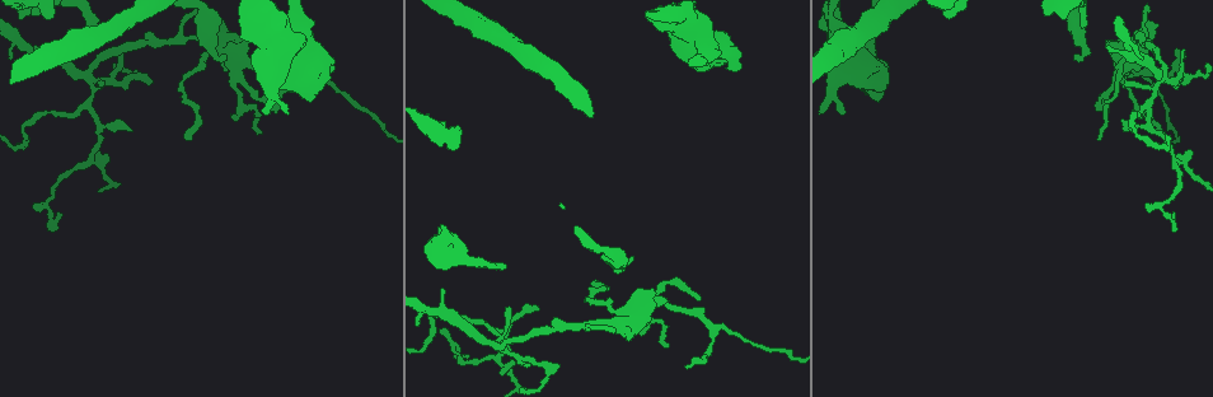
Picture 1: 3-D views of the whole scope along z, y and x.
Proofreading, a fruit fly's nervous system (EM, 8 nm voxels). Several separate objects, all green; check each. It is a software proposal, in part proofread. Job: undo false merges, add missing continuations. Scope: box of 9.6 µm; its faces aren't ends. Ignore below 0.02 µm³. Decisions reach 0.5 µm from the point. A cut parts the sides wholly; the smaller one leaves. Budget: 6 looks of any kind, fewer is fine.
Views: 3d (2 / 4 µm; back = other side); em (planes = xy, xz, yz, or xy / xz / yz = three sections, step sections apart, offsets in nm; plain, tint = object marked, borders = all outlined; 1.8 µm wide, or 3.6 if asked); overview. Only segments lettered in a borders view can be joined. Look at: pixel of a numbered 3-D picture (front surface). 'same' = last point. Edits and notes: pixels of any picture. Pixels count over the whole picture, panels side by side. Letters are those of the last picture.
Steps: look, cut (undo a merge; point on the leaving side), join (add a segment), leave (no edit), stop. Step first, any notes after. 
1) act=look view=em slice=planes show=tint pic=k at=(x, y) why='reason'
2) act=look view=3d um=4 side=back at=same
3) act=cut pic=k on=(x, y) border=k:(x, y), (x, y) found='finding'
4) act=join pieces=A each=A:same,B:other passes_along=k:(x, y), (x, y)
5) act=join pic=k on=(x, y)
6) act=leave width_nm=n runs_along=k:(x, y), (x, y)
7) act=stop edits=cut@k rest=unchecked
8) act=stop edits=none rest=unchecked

act=look view=3d um=2 pic=1 at=(456, 126) why='thick end'

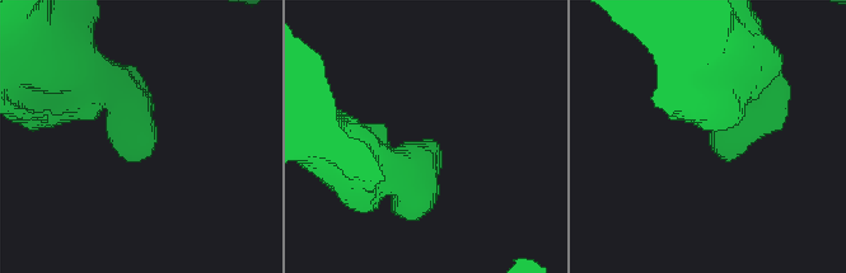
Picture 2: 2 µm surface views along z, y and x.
act=look view=em slice=planes show=borders pic=2 at=(436, 141)

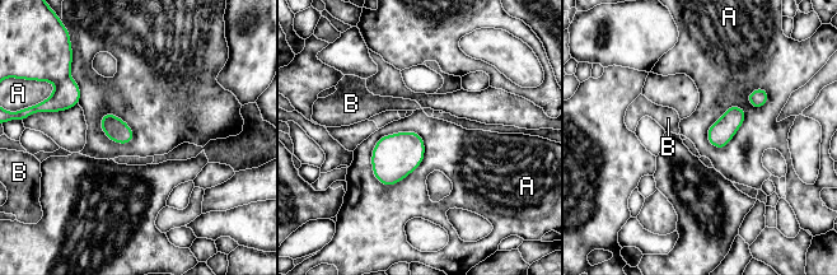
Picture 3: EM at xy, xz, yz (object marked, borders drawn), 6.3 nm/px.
act=leave each=A:other,B:other border=3:(417, 133), (422, 162), (384, 186) found='no lettered segment goes on from it'

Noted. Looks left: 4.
act=look view=em slice=xy step=16 show=tint pic=1 at=(701, 35) why='sharp bend'

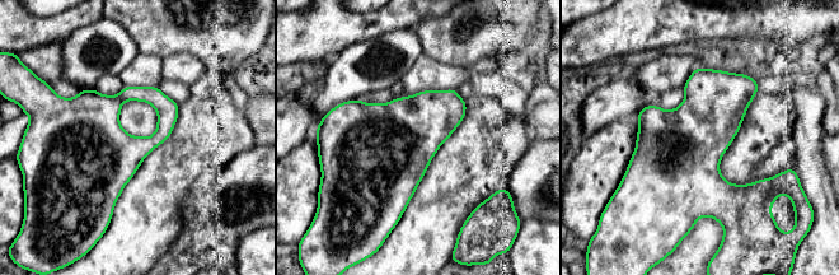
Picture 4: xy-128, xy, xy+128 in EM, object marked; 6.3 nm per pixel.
act=look view=em slice=planes show=borders at=same

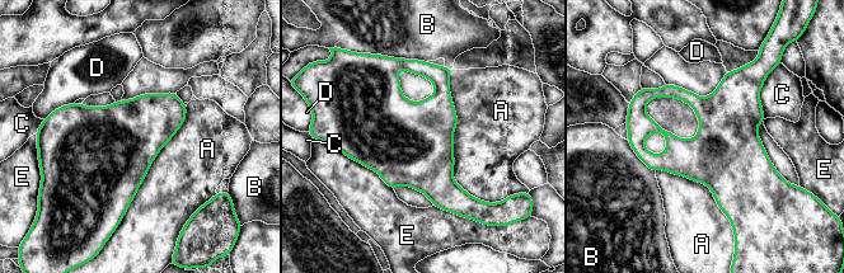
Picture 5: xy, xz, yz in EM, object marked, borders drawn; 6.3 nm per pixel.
act=leave each=A:other,B:other,C:other,D:other,E:other border=5:(451, 69), (454, 179), (487, 202) found='one neuron here'

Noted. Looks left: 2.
act=look view=em slice=xz step=8 show=borders pic=1 at=(424, 249) why='stops while still wide'

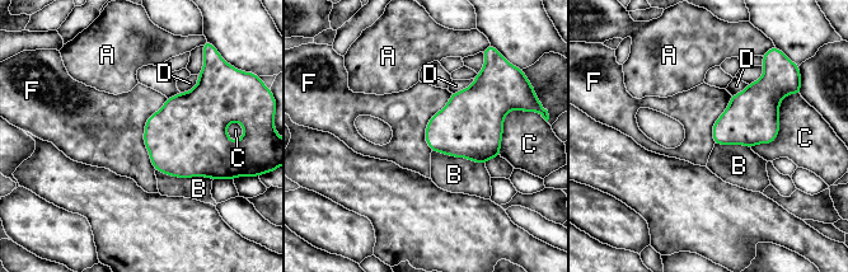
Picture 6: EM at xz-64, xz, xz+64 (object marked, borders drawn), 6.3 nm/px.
act=look view=em slice=planes show=borders at=same

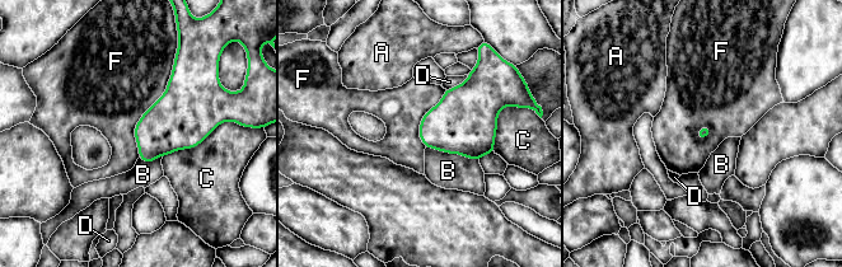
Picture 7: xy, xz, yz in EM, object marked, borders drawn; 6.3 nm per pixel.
act=leave each=A:other,B:other,C:other,D:other,F:other border=7:(176, 54), (138, 157) found='none of them fits'

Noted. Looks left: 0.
act=stop edits=none rest=unchecked

